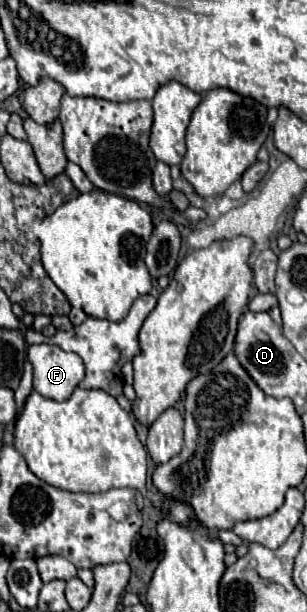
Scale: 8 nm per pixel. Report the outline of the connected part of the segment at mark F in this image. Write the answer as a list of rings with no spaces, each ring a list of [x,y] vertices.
[[[32,344],[28,360],[34,366],[34,390],[44,398],[62,402],[84,378],[82,358],[52,344]]]

